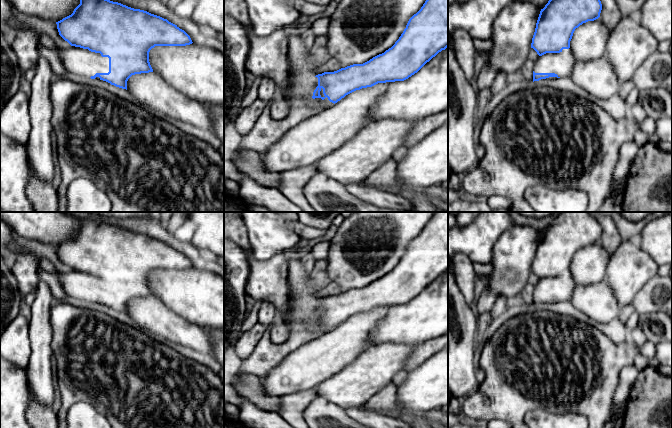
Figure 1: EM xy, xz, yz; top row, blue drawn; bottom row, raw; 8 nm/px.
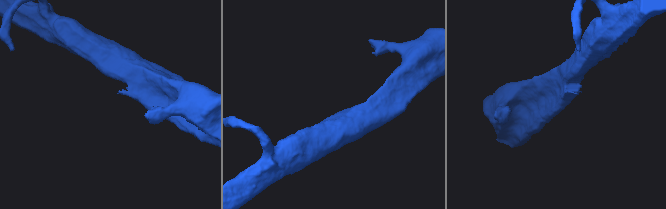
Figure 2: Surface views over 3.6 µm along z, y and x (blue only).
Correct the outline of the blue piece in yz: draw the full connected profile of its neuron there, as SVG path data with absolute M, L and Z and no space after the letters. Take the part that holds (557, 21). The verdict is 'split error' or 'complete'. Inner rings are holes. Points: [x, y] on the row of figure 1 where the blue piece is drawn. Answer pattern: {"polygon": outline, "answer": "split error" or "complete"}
{"polygon": "M549 0L541 9L531 48L539 55L533 82L571 75L576 63L570 41L576 28L600 17L600 0Z", "answer": "split error"}

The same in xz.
{"polygon": "M426 0L421 9L409 19L403 33L391 48L363 64L353 64L334 72L316 75L318 86L305 99L330 107L356 90L378 83L404 81L447 47L448 0Z", "answer": "split error"}

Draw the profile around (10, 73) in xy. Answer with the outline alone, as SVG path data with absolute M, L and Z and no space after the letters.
M0 31L0 113L5 104L19 91L23 72L4 34Z

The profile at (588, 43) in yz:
M599 18L576 28L570 41L575 61L589 62L604 57L610 33Z

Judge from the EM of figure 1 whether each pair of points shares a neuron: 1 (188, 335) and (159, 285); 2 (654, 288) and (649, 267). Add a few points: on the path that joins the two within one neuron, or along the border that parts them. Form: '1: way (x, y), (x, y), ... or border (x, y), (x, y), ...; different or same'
1: border (157, 297), (170, 309), (195, 325); different
2: border (656, 273), (637, 294); different

